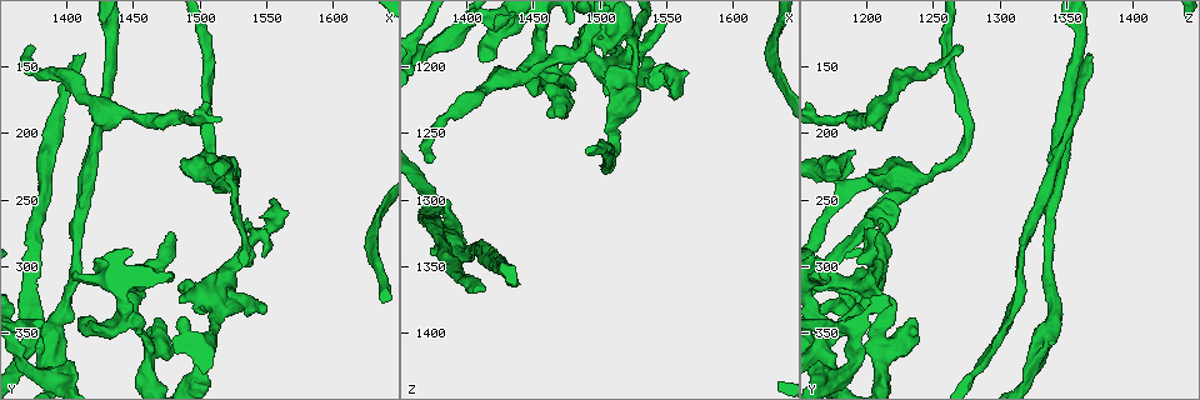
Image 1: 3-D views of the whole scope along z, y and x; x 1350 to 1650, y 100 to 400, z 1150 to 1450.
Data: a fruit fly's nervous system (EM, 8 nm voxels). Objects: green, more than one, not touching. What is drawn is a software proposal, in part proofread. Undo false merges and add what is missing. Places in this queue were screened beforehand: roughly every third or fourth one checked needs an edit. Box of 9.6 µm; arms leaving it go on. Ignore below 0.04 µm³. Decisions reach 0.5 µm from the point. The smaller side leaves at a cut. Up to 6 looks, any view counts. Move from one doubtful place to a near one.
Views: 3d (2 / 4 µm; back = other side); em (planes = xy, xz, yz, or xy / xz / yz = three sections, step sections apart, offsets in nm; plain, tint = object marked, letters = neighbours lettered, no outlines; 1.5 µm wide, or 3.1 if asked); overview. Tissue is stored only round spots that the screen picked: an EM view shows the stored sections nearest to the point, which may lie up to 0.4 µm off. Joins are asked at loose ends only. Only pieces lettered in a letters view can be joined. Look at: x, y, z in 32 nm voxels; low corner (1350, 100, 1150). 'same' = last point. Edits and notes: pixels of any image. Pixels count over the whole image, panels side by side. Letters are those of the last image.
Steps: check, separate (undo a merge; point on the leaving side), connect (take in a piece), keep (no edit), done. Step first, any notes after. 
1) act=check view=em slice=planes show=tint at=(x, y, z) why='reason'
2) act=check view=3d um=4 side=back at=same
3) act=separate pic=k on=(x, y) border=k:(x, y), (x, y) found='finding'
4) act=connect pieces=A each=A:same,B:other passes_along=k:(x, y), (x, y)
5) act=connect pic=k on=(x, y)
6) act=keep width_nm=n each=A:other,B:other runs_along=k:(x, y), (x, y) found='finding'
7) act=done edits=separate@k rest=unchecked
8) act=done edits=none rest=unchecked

act=check view=3d um=4 at=(1508, 230, 1250) why='sudden change in width'

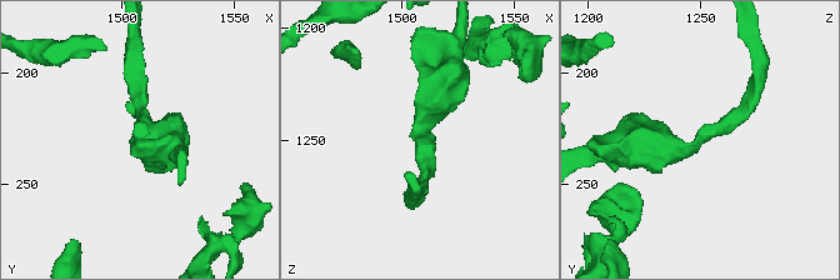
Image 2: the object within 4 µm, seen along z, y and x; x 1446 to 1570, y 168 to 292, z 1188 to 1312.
act=check view=em slice=yz step=4 show=tint at=(1511, 228, 1252) arm_widths_nm=170,600

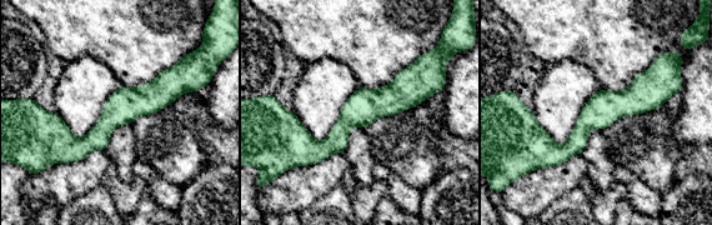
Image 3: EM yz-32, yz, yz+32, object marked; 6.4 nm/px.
act=check view=em slice=planes show=letters at=same

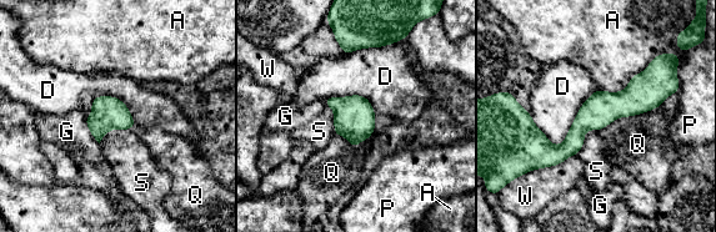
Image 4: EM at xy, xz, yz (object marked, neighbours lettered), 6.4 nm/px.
act=keep width_nm=220 each=A:other,D:other,G:other,P:other,Q:other,S:other,W:other border=4:(659, 106), (619, 116), (599, 131) found='continuous, no second cell'

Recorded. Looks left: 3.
act=check view=3d um=4 at=(1374, 136, 1272) why='free end'

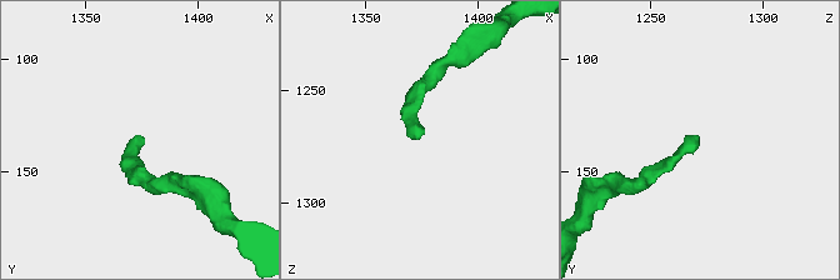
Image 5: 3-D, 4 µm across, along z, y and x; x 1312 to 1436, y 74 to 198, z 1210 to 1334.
act=check view=em slice=yz step=4 show=letters at=(1374, 135, 1272)

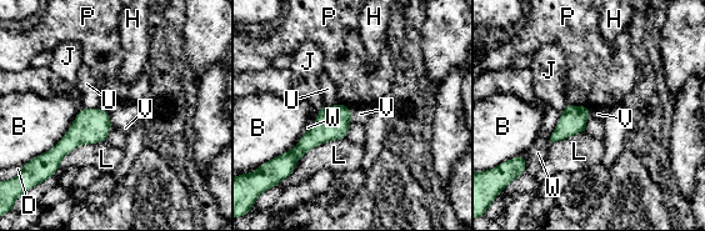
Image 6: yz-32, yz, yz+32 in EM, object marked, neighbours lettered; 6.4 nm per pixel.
act=check view=em slice=planes show=letters at=same

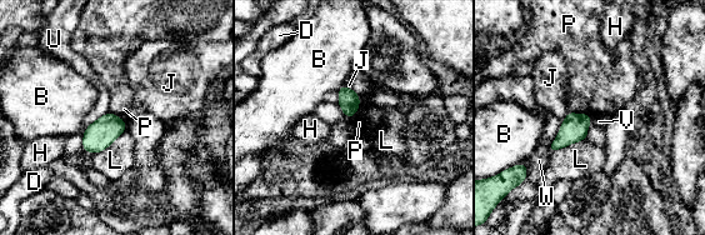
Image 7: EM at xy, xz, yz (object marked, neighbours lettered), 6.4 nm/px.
act=keep width_nm=140 each=B:other,D:other,H:other,J:other,L:other,P:other,U:other,V:other,W:other border=7:(345, 115), (351, 118) found='no lettered piece goes on from it'

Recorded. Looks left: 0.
act=done edits=none rest=unchecked

